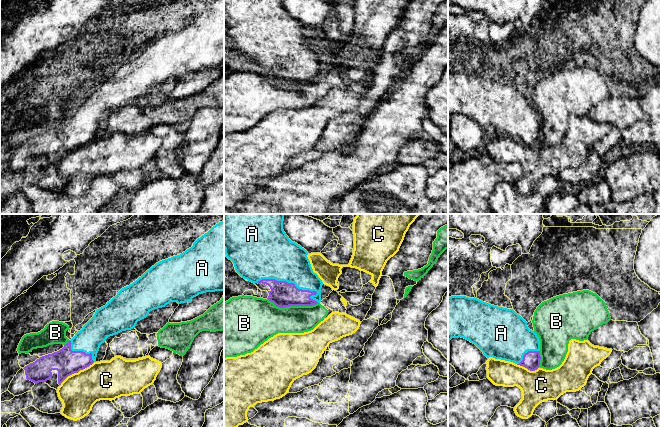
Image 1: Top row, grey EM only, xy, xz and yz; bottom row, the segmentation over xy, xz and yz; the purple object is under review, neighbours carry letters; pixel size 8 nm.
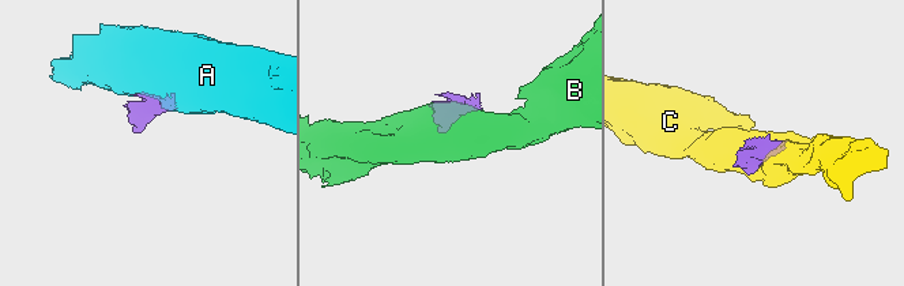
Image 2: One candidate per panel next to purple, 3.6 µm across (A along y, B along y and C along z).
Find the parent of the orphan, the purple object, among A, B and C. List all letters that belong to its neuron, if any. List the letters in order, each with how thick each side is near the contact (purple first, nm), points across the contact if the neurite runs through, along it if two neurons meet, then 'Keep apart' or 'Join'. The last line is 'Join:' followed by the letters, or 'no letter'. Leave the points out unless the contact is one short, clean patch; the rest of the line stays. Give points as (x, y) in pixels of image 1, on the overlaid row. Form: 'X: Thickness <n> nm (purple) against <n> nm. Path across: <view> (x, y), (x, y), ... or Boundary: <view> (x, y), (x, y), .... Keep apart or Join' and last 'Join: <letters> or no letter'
A: Thickness 200 nm (purple) against 340 nm. Join
B: Thickness 200 nm (purple) against 280 nm. Keep apart
C: Thickness 200 nm (purple) against 320 nm. Keep apart
Join: A

